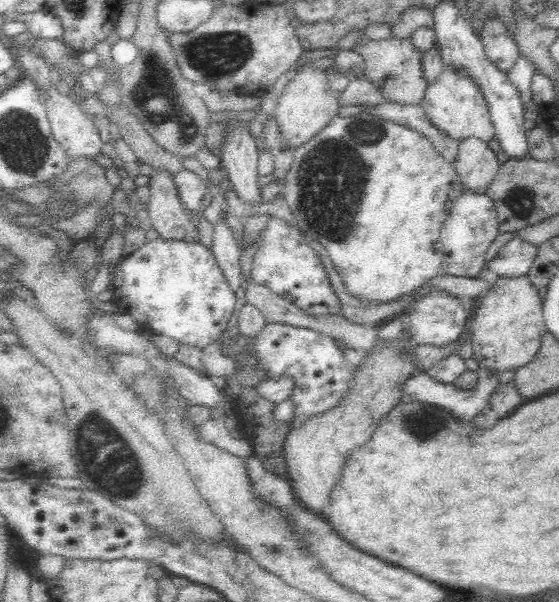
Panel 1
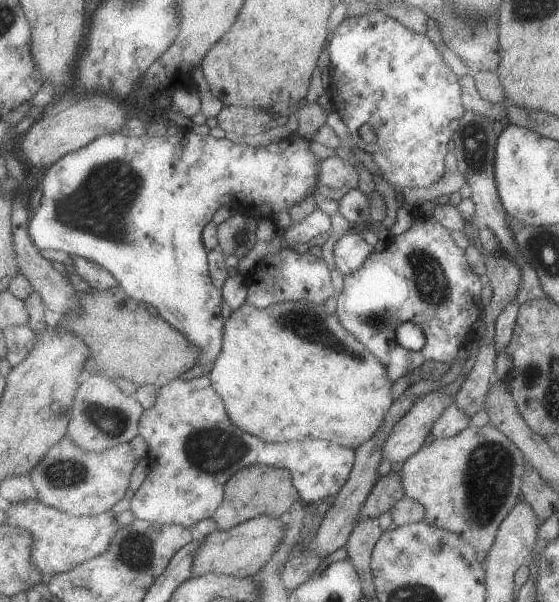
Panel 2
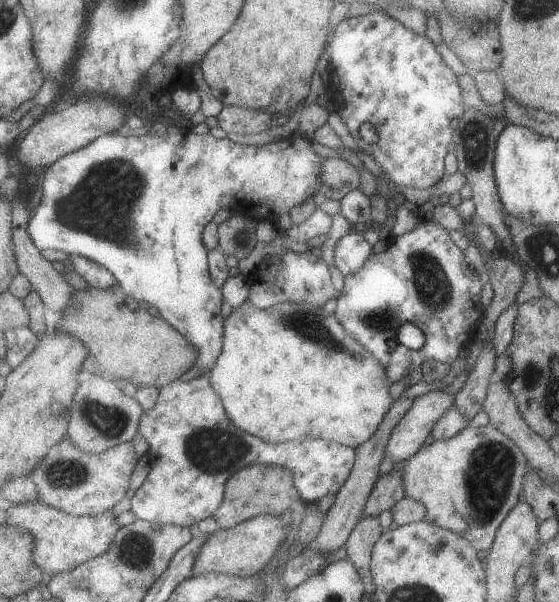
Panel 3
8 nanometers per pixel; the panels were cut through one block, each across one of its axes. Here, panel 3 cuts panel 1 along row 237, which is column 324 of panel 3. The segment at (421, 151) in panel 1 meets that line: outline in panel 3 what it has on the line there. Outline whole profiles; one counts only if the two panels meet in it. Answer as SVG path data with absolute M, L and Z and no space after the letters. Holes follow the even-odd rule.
M247 299L239 308L233 309L225 321L224 351L221 353L221 356L219 356L215 368L209 373L211 384L226 405L226 411L228 412L229 418L233 421L233 424L236 424L237 428L254 434L269 443L327 439L331 442L337 442L358 449L379 430L381 423L384 422L385 417L388 415L390 409L389 404L391 404L391 400L393 400L393 396L391 396L391 392L389 392L392 382L389 380L389 376L387 376L385 366L383 366L359 340L355 340L355 337L351 336L351 334L343 328L341 321L337 320L336 313L327 314L323 306L315 306L315 304L307 304L307 302L301 302L301 304L286 302L285 304L279 304L279 306L263 309Z

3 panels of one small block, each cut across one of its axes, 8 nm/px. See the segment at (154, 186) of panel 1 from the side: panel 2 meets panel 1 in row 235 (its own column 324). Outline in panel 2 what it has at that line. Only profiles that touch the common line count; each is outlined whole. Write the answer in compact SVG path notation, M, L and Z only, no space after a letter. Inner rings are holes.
M335 156L321 162L321 186L317 188L320 198L340 201L350 190L359 189L361 176L357 167L346 157Z

